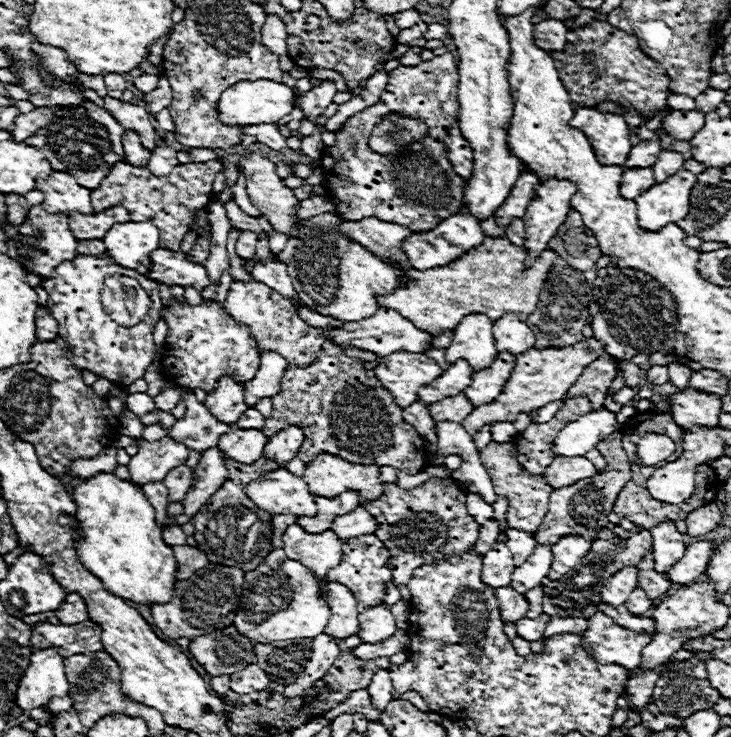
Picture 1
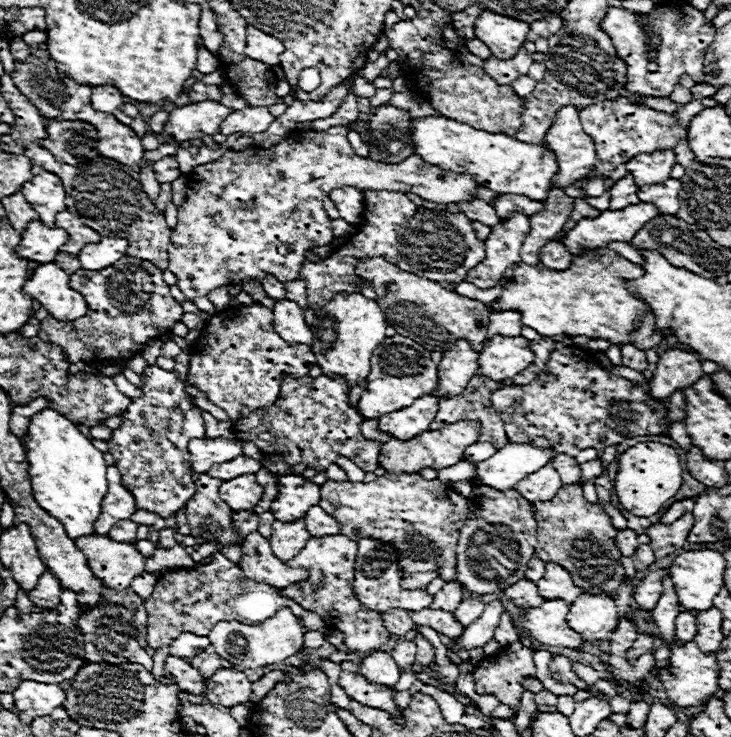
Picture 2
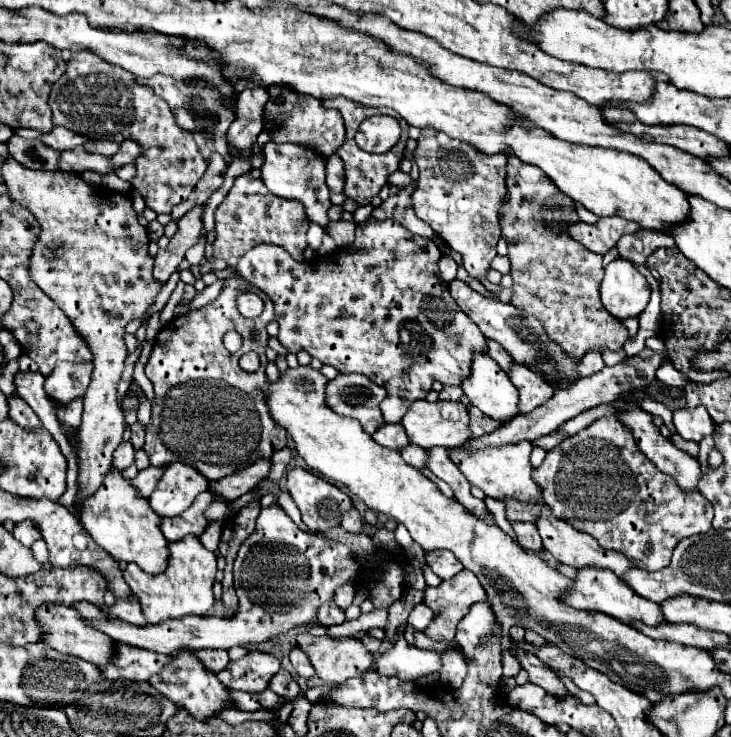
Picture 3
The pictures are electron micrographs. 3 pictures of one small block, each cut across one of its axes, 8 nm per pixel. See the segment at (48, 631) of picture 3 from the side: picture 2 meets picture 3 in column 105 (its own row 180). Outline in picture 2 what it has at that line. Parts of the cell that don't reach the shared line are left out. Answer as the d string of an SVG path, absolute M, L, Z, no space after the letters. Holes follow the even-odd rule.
M672 148L654 154L640 154L628 160L624 166L634 176L634 182L640 186L644 184L662 184L670 178L670 170L676 162L676 154Z

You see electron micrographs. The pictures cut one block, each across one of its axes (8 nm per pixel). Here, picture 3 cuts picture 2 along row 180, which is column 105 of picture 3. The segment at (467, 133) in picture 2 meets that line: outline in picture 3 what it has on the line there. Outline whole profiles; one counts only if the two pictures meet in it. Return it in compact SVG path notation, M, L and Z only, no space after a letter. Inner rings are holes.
M110 470L102 488L80 506L80 522L96 544L100 544L116 562L136 562L144 572L158 574L168 568L168 540L158 528L160 516L152 512L148 500L142 500L130 480L124 480L118 470Z

